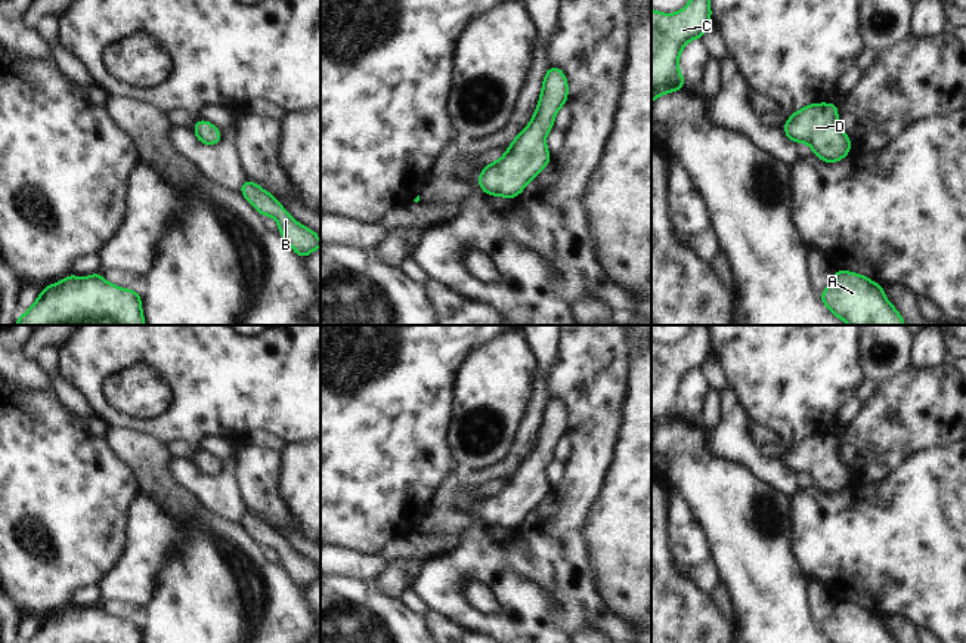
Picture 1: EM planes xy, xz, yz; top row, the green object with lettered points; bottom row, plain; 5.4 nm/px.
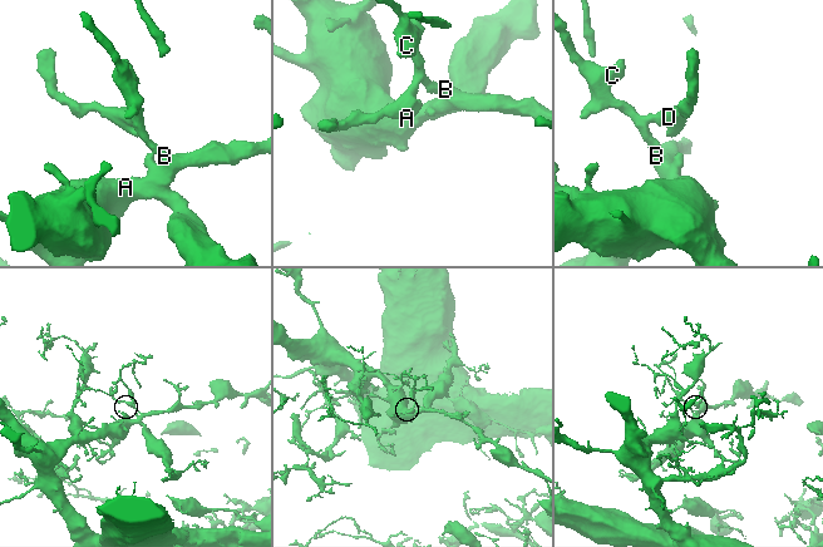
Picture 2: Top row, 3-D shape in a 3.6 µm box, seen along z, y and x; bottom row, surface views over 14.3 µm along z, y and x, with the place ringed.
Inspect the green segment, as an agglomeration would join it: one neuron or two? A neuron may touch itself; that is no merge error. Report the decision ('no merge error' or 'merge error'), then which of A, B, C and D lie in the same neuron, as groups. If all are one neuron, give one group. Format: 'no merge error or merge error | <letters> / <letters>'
no merge error | A B C D

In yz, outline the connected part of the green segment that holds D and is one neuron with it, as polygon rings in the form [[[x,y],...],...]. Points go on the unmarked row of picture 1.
[[[837,435],[808,436],[789,446],[789,452],[781,460],[792,473],[806,473],[826,494],[842,491],[852,477],[837,454]]]

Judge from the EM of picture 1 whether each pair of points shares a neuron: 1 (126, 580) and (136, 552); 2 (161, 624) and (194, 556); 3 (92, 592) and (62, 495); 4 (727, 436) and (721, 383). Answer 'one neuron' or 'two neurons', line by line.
1: one neuron
2: one neuron
3: two neurons
4: two neurons

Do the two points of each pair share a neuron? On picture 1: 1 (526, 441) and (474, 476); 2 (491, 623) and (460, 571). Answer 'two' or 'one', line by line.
1: one
2: one

